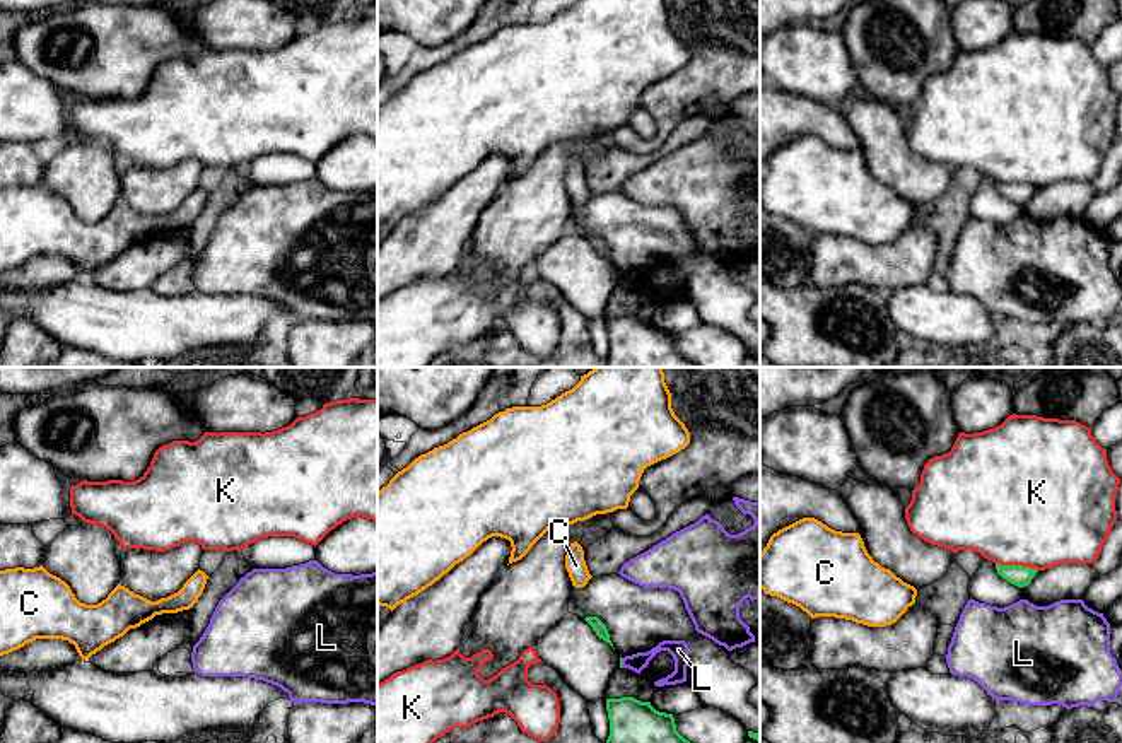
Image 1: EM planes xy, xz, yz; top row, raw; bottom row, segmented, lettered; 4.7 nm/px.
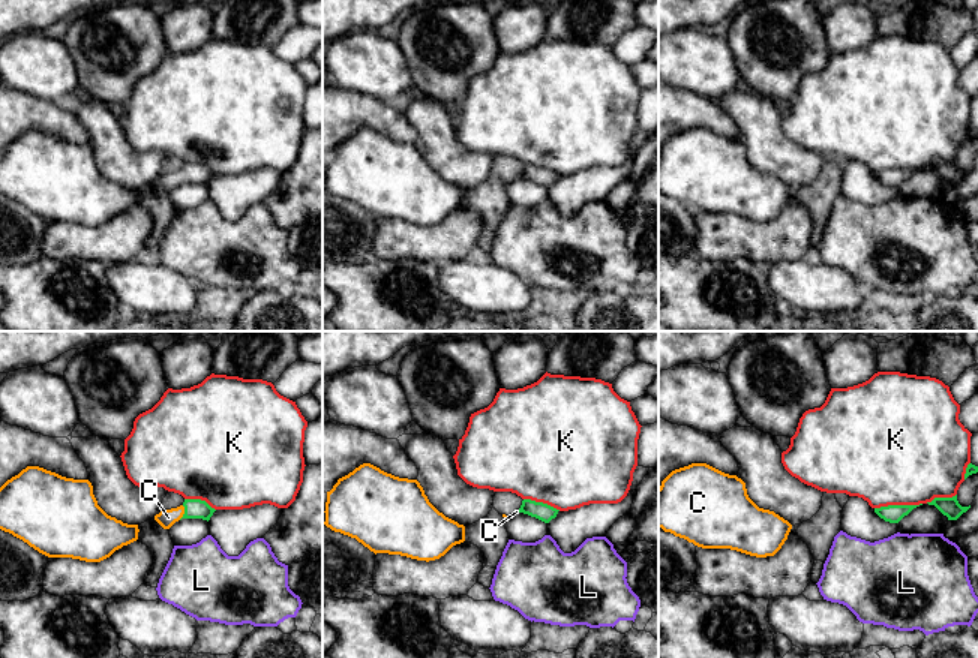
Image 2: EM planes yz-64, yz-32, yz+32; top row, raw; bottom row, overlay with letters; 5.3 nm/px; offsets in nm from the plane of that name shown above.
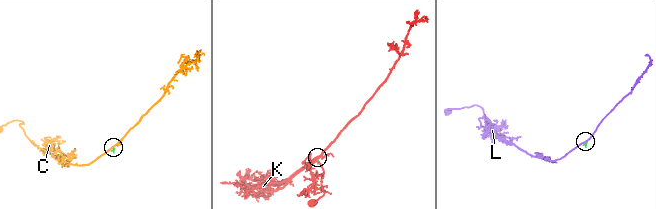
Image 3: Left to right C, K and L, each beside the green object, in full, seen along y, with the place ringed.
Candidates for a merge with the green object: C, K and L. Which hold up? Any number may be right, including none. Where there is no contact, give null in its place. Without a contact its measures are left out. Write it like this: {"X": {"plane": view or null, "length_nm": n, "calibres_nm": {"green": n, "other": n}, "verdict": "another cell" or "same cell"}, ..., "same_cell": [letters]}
{"C": {"plane": null, "verdict": "same cell"}, "K": {"plane": "yz", "length_nm": 200, "calibres_nm": {"green": 100, "other": 500}, "verdict": "another cell"}, "L": {"plane": "xz", "length_nm": 50, "calibres_nm": {"green": 20, "other": 80}, "verdict": "another cell"}, "same_cell": ["C"]}

